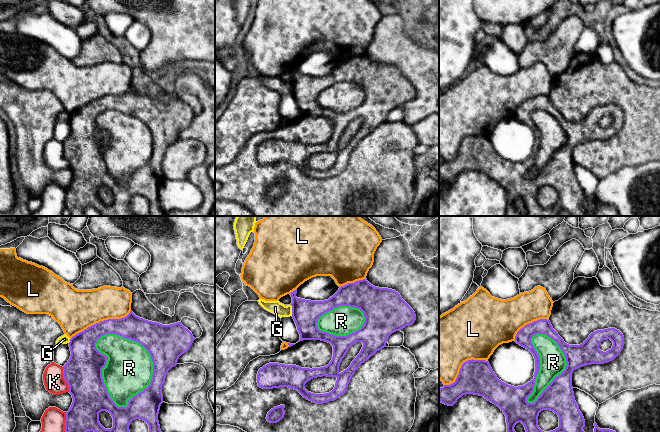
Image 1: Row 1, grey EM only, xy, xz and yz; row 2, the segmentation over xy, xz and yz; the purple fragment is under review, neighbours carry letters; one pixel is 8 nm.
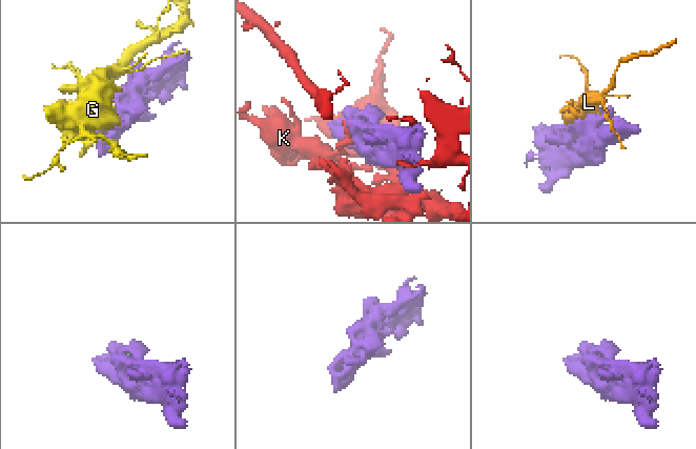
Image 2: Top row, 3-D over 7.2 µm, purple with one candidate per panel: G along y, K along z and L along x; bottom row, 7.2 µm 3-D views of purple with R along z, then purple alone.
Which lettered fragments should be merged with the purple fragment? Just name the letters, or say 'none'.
R

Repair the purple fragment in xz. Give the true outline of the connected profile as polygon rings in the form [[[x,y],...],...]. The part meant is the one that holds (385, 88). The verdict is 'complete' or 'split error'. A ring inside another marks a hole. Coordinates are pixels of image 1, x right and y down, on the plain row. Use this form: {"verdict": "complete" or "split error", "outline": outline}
{"verdict": "split error", "outline": [[[367,55],[359,56],[341,62],[328,76],[311,77],[296,73],[297,65],[290,69],[292,73],[292,93],[300,110],[300,117],[321,116],[333,122],[333,133],[327,142],[320,144],[301,144],[296,141],[269,139],[259,145],[257,159],[260,164],[273,165],[288,163],[297,166],[304,174],[317,180],[334,177],[342,172],[355,147],[377,127],[386,123],[389,112],[416,96],[413,85],[402,75],[395,66],[379,64],[371,61]],[[357,118],[362,118],[360,129],[351,141],[339,148],[339,142],[349,124]],[[317,153],[336,153],[334,165],[325,170],[314,170],[305,165],[305,160]]]}

